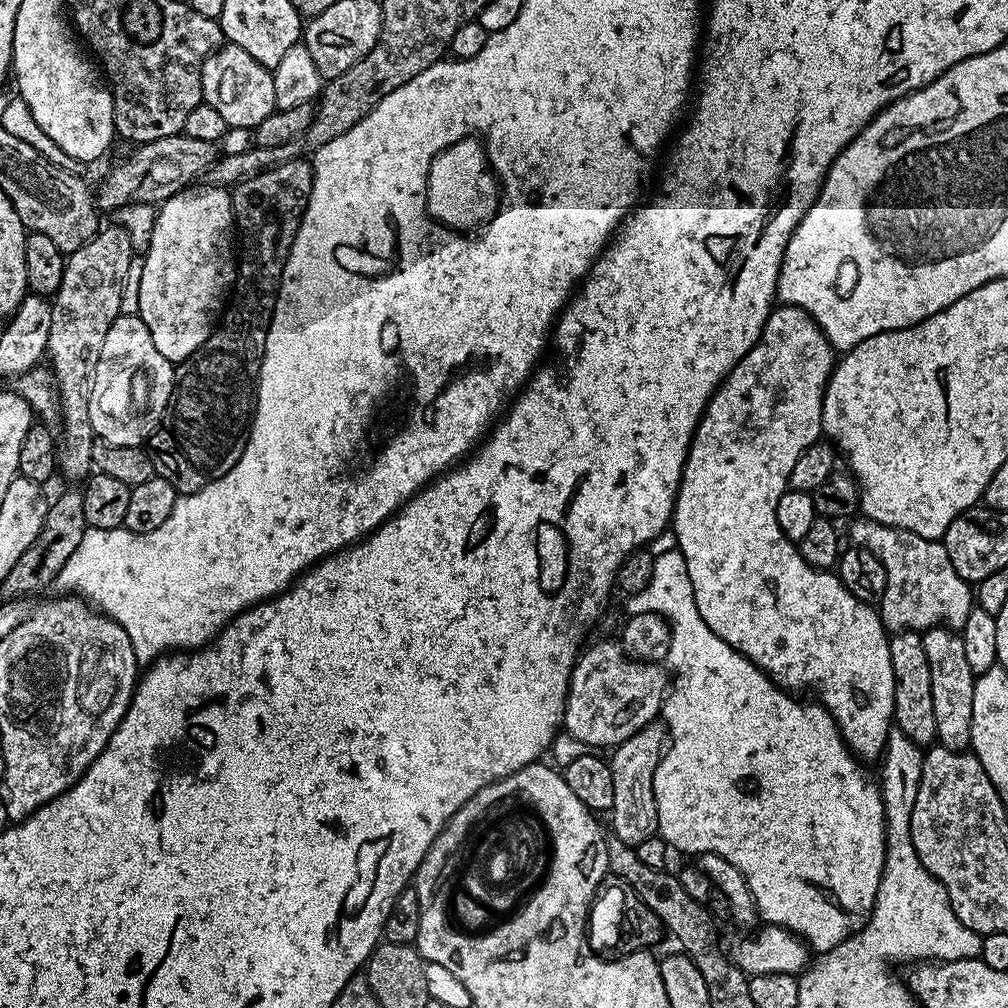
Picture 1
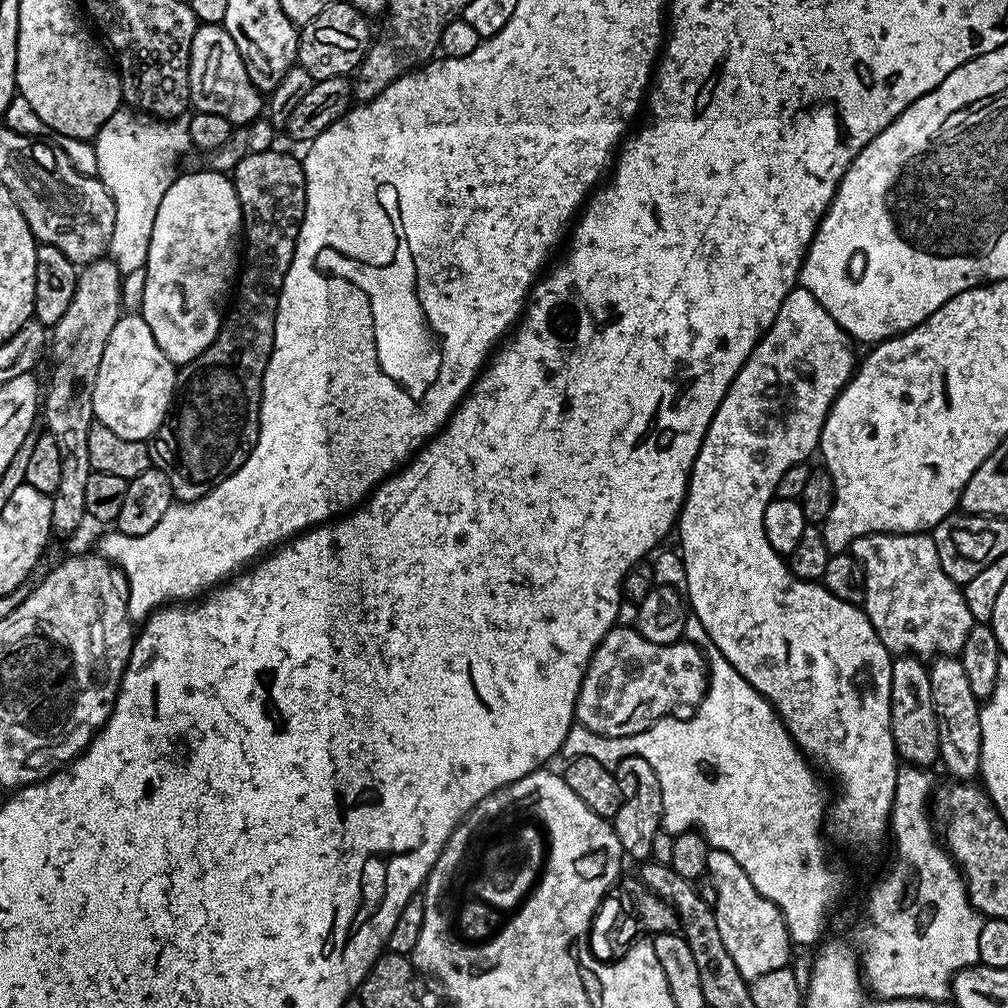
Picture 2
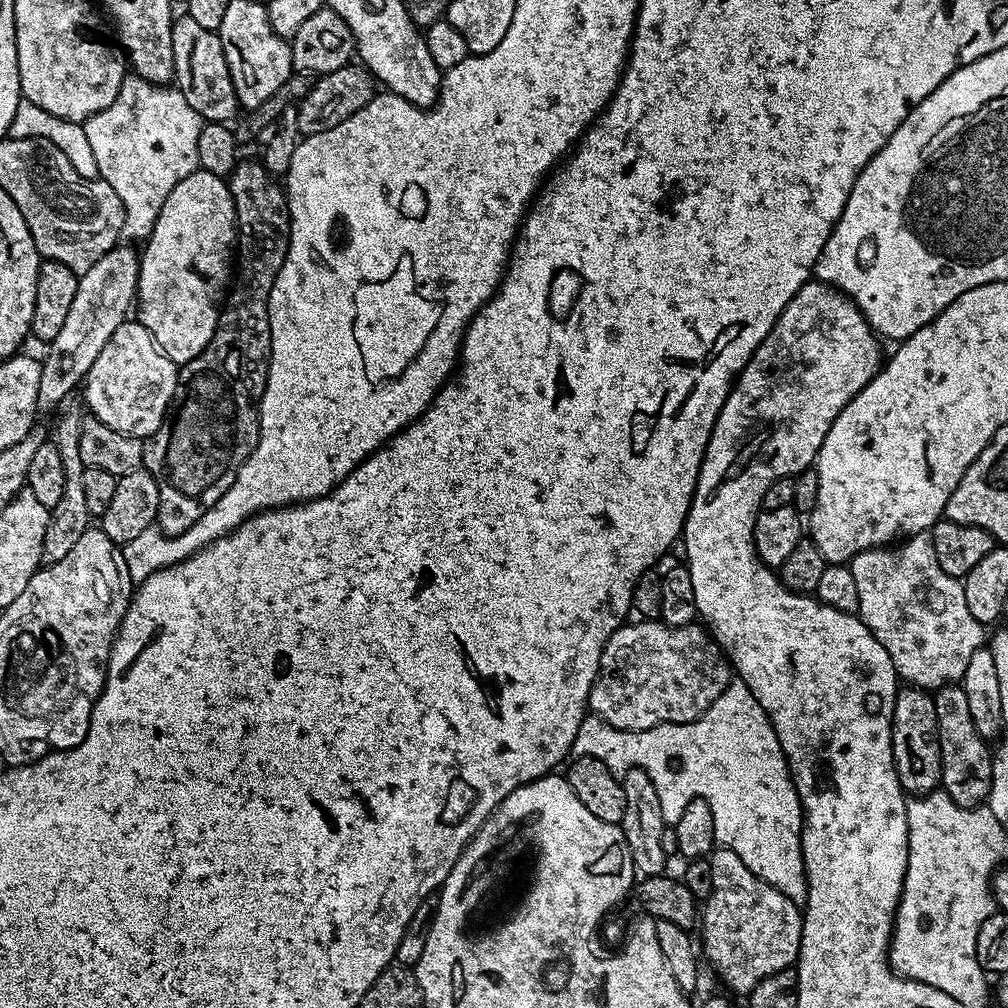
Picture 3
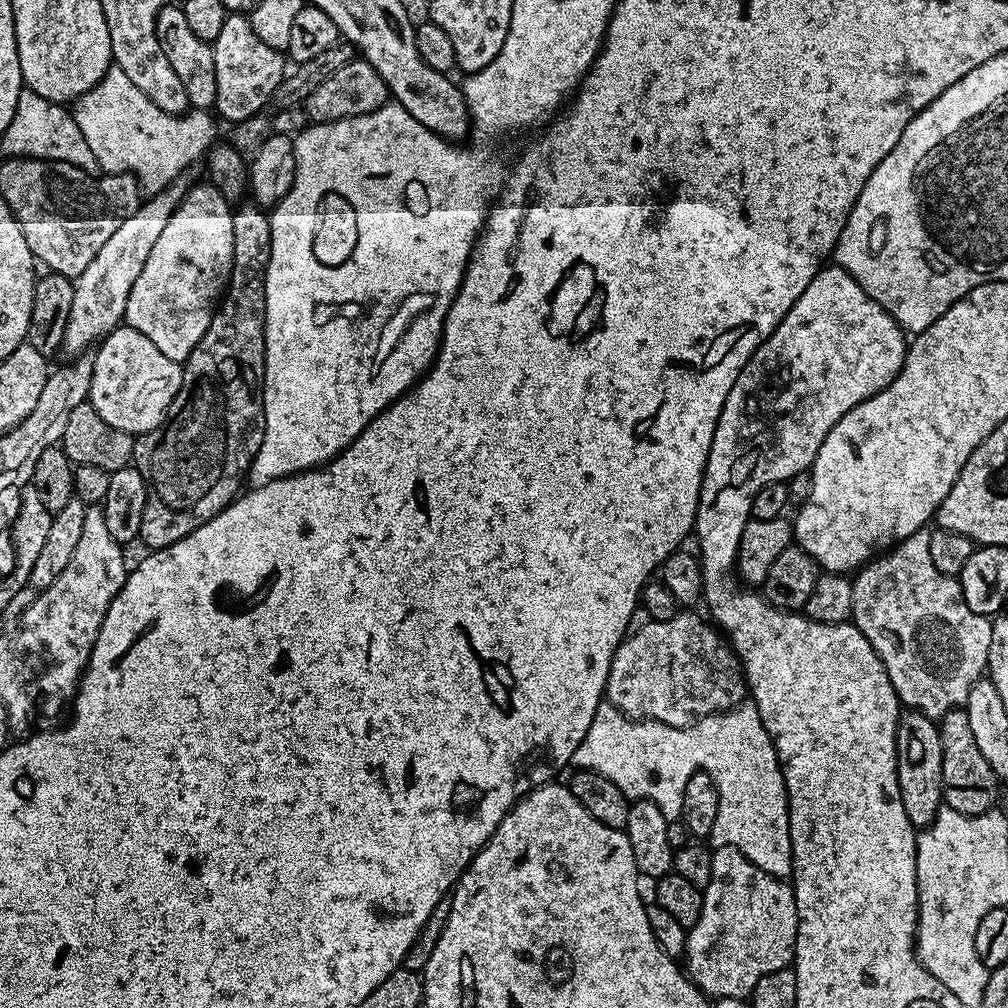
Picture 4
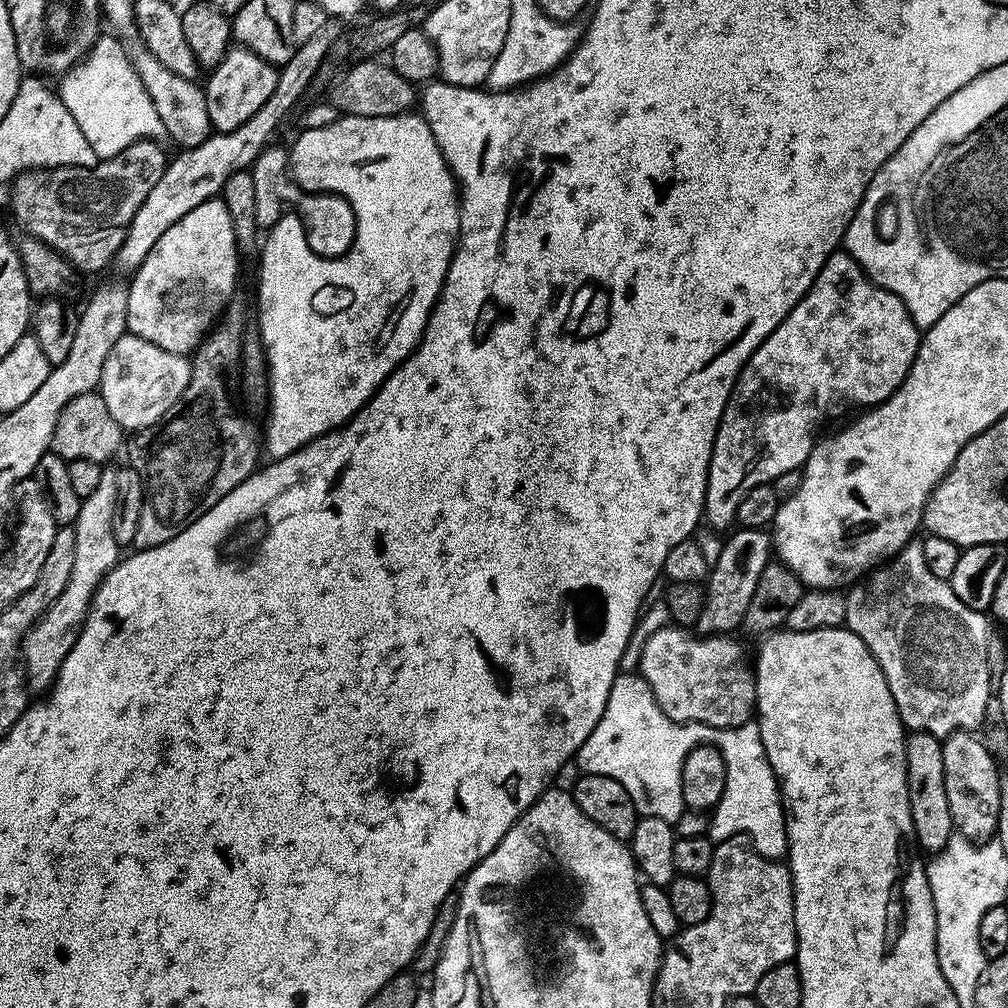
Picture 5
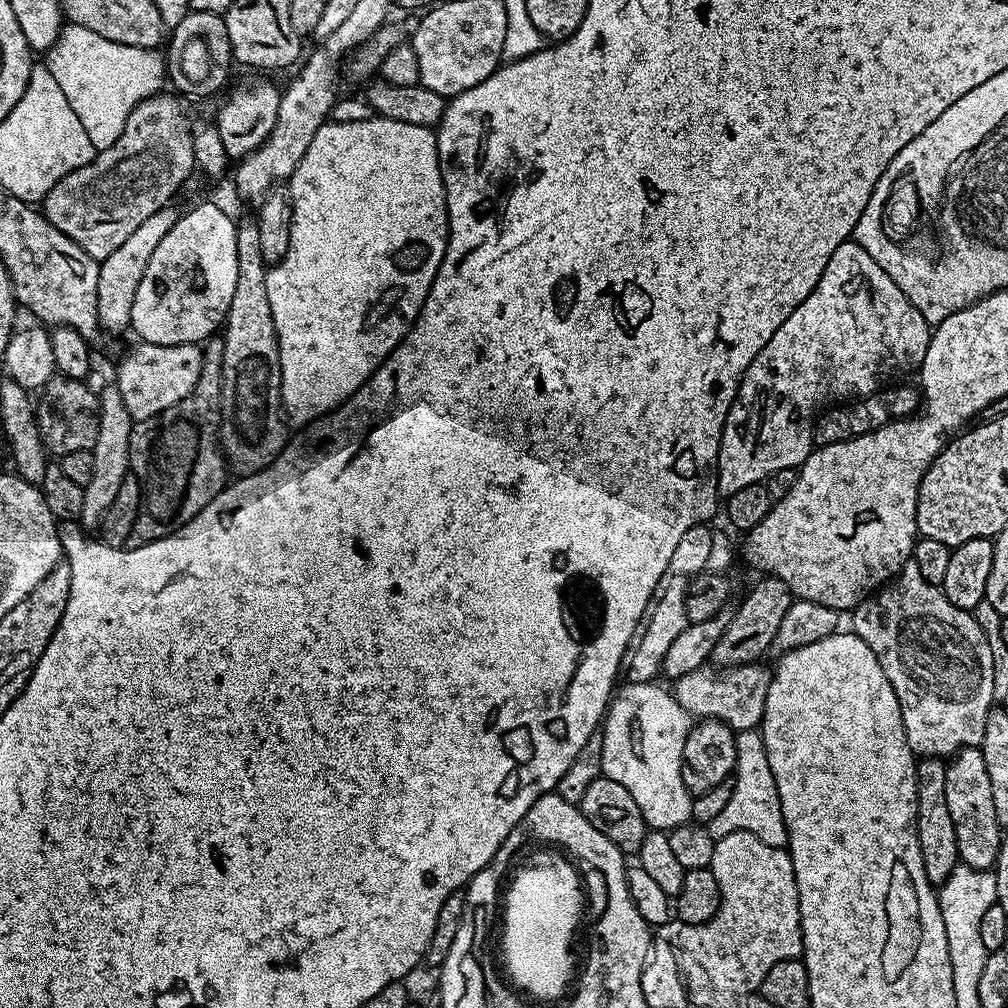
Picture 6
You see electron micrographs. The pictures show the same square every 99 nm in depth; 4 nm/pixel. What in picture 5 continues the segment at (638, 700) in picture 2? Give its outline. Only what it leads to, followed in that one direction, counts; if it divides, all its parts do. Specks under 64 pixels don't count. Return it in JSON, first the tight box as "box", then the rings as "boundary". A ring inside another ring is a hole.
{"box":[638,626,754,728],"boundary":[[[665,626],[645,642],[638,672],[670,719],[679,724],[708,724],[712,728],[737,728],[753,719],[754,664],[744,657],[743,646],[732,639],[736,638],[728,634],[708,634],[701,638],[684,626]]]}

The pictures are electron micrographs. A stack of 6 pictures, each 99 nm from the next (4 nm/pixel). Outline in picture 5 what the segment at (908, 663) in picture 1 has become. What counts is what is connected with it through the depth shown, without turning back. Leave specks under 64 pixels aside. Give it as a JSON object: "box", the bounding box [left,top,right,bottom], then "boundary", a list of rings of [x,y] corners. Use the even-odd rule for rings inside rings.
{"box":[904,732,954,854],"boundary":[[[908,732],[904,742],[904,753],[908,771],[910,814],[914,822],[916,843],[925,853],[935,854],[947,846],[954,834],[950,802],[946,799],[946,774],[942,770],[941,737],[929,732]]]}

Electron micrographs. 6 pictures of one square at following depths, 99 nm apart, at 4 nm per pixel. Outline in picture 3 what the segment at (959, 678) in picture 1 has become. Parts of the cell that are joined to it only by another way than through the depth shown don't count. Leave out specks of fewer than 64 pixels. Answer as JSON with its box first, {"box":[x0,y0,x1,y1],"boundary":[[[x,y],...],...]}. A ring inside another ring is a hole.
{"box":[934,683,993,809],"boundary":[[[959,683],[935,689],[934,710],[938,718],[938,742],[942,754],[942,791],[950,794],[958,806],[975,809],[987,801],[992,785],[993,753],[989,741],[978,734],[978,726],[974,726],[974,717],[970,714],[965,691]]]}

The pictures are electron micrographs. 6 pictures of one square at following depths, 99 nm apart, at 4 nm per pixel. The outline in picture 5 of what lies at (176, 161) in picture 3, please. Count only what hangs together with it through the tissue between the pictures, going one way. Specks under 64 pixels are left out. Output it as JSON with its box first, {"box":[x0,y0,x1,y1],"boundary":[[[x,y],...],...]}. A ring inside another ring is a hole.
{"box":[58,39,165,160],"boundary":[[[97,39],[88,55],[59,77],[58,95],[70,110],[71,117],[78,122],[94,154],[100,160],[109,160],[134,142],[163,137],[165,130],[146,86],[118,40],[104,39]]]}

